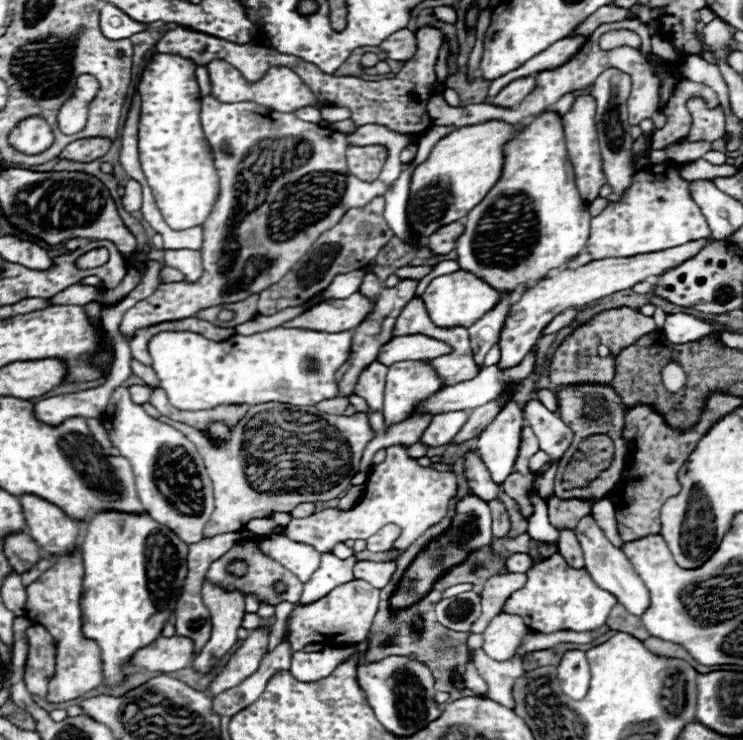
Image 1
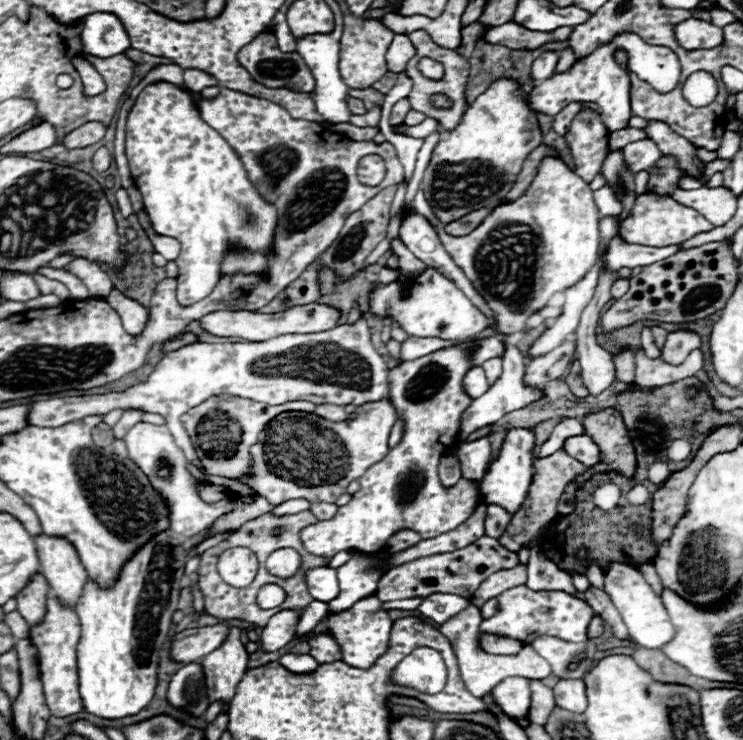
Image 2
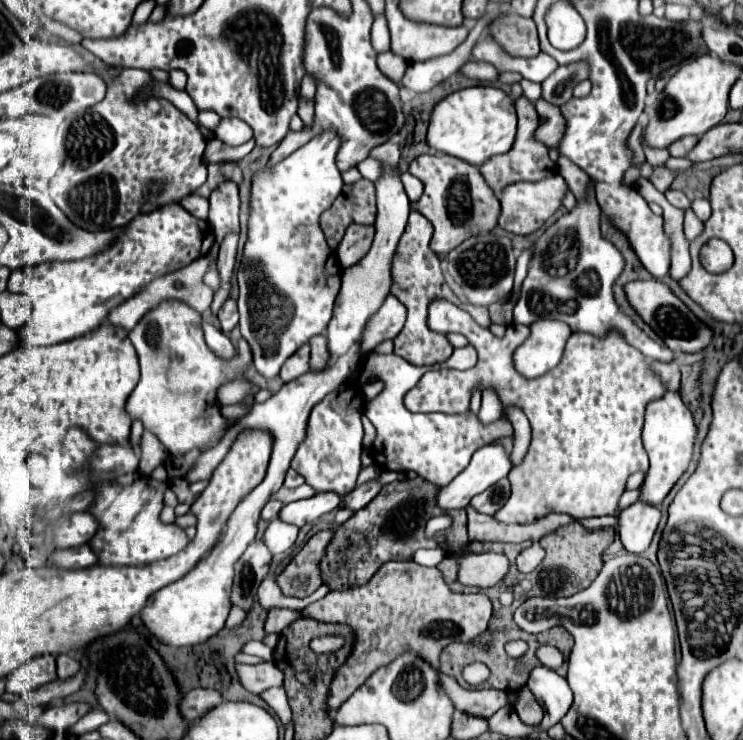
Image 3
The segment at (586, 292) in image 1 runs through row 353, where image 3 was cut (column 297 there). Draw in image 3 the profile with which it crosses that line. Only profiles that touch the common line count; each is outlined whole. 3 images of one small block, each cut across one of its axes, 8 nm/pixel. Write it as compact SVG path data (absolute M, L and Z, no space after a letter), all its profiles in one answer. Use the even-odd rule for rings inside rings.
M322 492L322 494L316 494L308 500L296 500L296 502L286 504L280 510L280 520L286 524L294 524L294 526L302 528L304 524L312 524L314 520L318 520L326 512L336 510L340 500L342 498L334 492Z

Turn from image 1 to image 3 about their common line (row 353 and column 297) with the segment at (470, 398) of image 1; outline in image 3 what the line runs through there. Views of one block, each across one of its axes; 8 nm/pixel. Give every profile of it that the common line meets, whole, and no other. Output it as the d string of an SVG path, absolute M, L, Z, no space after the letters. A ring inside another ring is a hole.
M272 520L264 532L264 544L272 556L278 556L292 548L292 544L296 542L296 536L298 536L298 528L294 528L292 524Z

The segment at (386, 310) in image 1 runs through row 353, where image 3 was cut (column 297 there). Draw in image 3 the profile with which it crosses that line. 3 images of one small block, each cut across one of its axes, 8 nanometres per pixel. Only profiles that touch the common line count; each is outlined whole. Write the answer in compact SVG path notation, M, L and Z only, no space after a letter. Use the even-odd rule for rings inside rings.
M304 344L298 352L294 352L294 356L290 356L290 360L286 360L286 364L282 366L280 378L284 382L292 382L300 376L304 376L306 372L310 372L310 346Z

